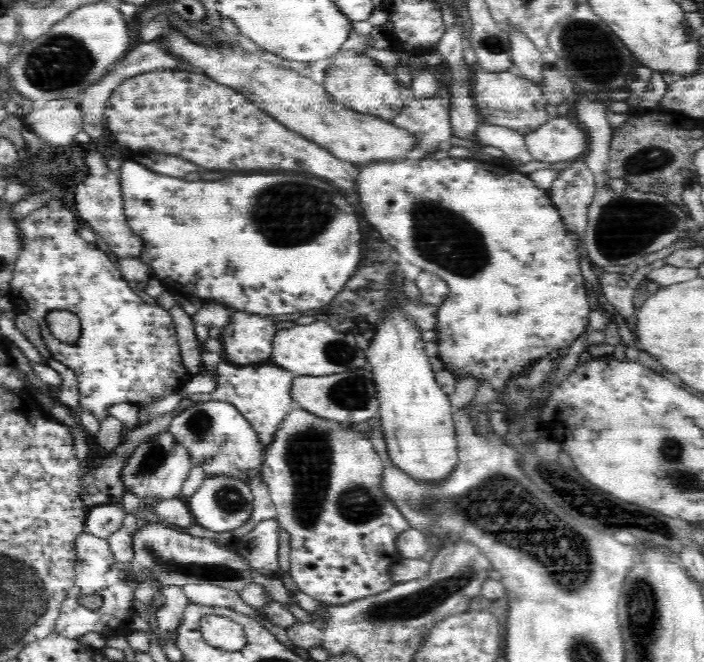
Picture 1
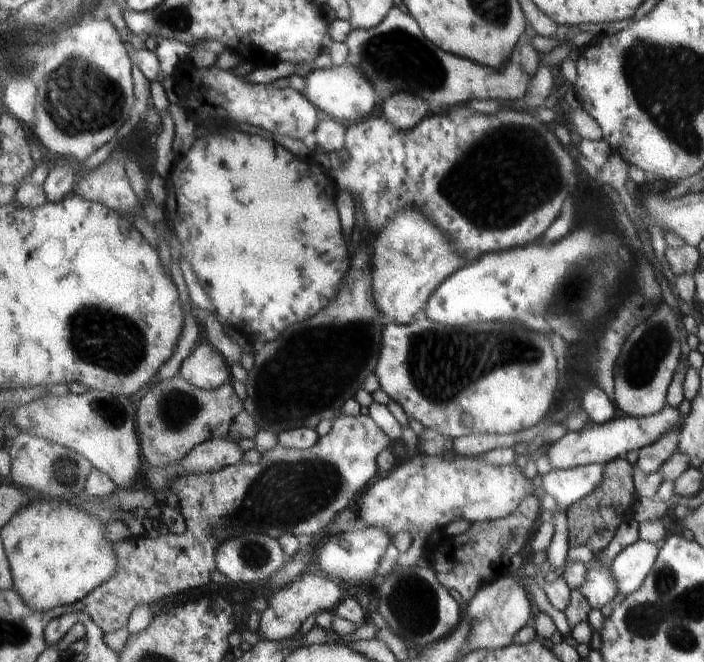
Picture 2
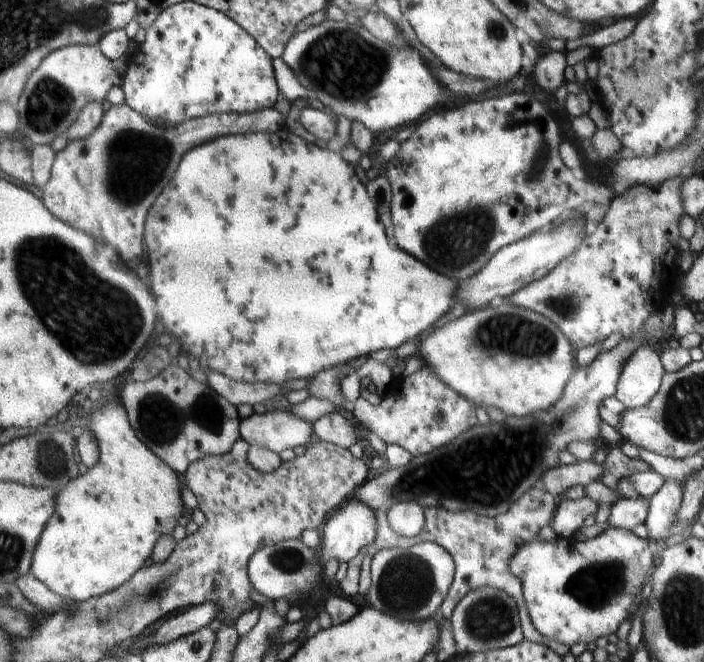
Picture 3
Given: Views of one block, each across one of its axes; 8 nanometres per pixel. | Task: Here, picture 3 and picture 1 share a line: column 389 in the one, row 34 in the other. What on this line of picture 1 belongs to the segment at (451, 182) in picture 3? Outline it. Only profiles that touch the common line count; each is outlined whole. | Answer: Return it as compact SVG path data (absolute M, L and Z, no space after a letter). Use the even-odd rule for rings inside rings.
M164 32L158 39L168 43L168 52L178 54L184 61L188 60L196 72L204 72L210 78L216 78L216 82L224 82L226 86L232 86L234 90L248 94L252 102L256 102L272 118L282 120L286 128L306 136L308 140L328 150L334 157L352 162L353 166L402 160L419 146L416 136L404 127L396 126L394 122L383 118L346 108L334 101L325 92L323 85L300 76L290 68L286 70L280 66L264 66L264 62L256 62L256 56L244 52L240 46L192 44L192 41L186 40L186 36L178 32Z

